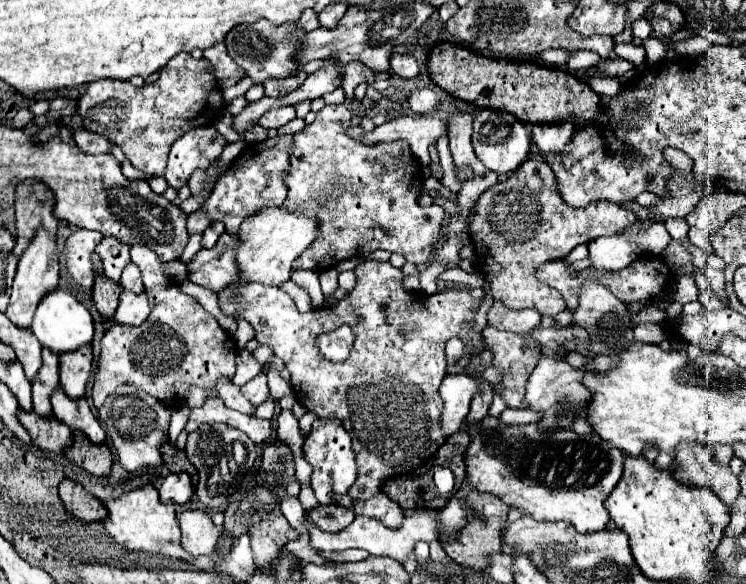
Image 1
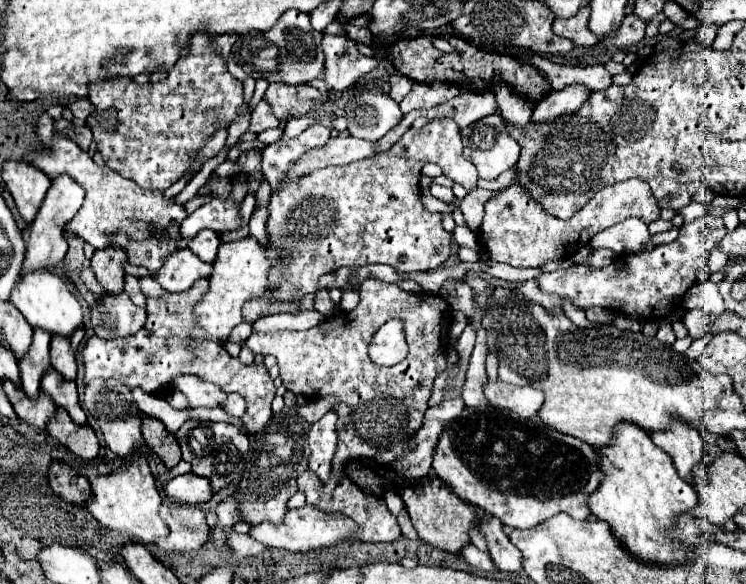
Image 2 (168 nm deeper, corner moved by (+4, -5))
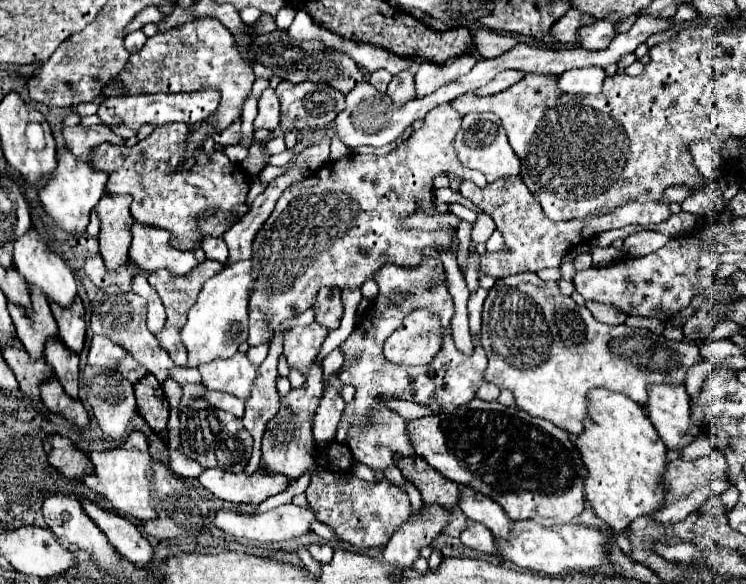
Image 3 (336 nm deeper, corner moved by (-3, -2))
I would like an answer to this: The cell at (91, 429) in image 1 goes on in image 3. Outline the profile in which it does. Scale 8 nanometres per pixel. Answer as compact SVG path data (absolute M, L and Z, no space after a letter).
M50 340L44 350L46 362L52 366L58 382L70 398L78 400L78 356L58 340Z

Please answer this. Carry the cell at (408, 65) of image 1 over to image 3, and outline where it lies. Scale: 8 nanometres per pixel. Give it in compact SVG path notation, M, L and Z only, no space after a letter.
M402 70L400 74L392 76L392 82L388 84L386 94L392 98L392 102L396 106L406 104L408 100L412 100L416 96L414 92L414 76L410 70Z

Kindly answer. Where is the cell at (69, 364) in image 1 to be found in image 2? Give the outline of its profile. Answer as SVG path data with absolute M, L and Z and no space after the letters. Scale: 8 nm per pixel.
M77 329L73 335L53 335L51 339L51 367L55 367L65 379L75 379L77 373L77 361L75 353L83 339L83 331Z

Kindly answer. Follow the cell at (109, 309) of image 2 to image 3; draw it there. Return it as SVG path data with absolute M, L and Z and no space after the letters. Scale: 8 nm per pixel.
M100 290L96 294L96 300L92 302L92 318L90 328L94 334L102 334L110 338L112 342L124 346L152 376L156 376L158 382L164 382L168 378L174 378L180 386L184 384L200 384L200 372L196 368L182 368L174 366L170 356L158 346L158 340L146 326L146 300L134 292L110 292Z

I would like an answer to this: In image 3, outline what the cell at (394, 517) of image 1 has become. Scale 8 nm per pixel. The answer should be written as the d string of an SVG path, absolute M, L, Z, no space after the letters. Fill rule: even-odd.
M318 468L306 488L306 498L318 512L318 520L334 528L340 540L362 548L386 546L392 534L410 518L410 500L406 492L390 484L384 476L378 482L366 482L360 478L342 478L336 472ZM332 510L336 516L332 516Z

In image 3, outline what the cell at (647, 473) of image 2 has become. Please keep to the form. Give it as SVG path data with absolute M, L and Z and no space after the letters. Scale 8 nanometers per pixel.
M596 388L588 394L588 400L590 418L584 422L586 430L584 434L572 438L590 472L590 476L584 480L585 497L596 515L612 530L626 532L632 520L638 516L650 516L664 508L668 494L664 482L668 448L660 440L644 408L632 402L626 394Z

